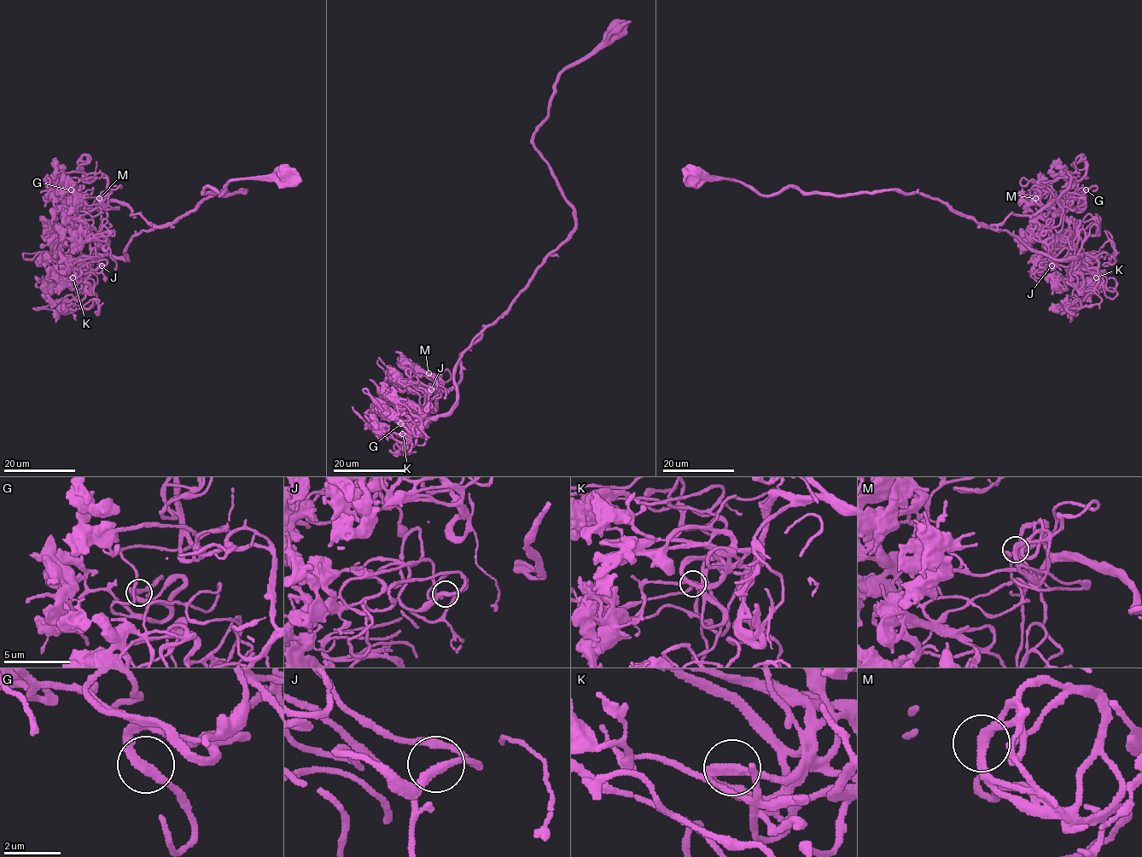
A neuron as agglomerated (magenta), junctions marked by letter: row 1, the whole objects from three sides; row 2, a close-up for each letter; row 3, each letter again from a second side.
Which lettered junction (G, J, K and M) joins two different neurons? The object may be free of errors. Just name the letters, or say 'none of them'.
none of them

